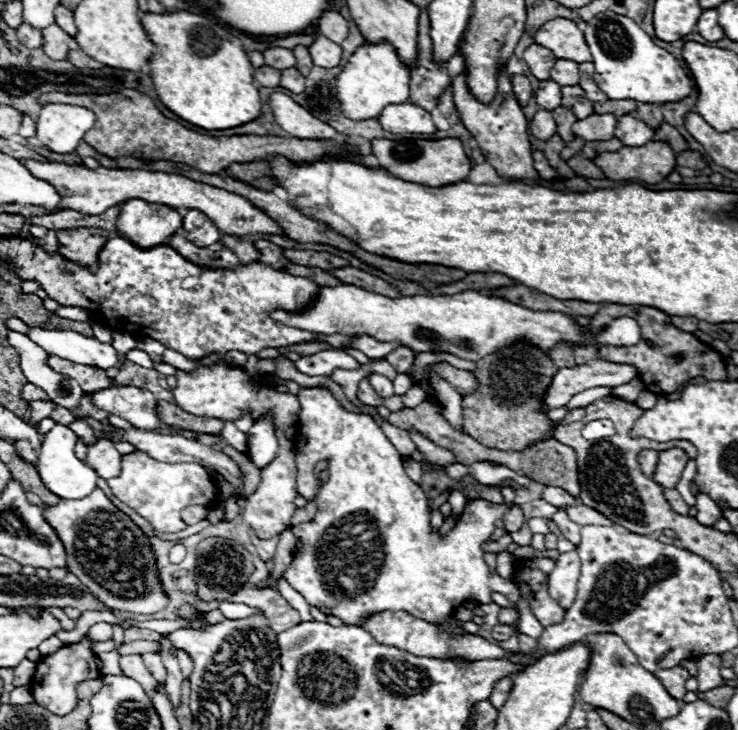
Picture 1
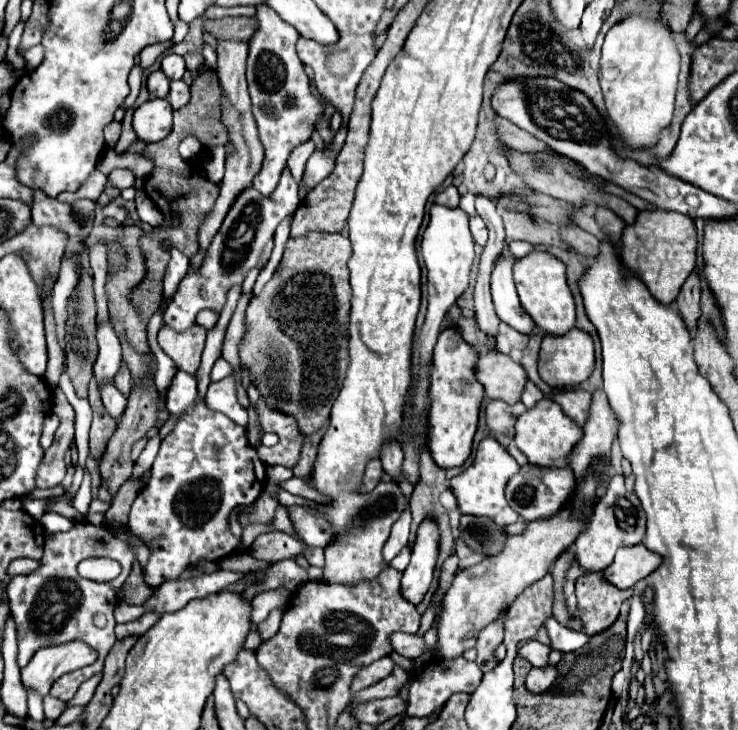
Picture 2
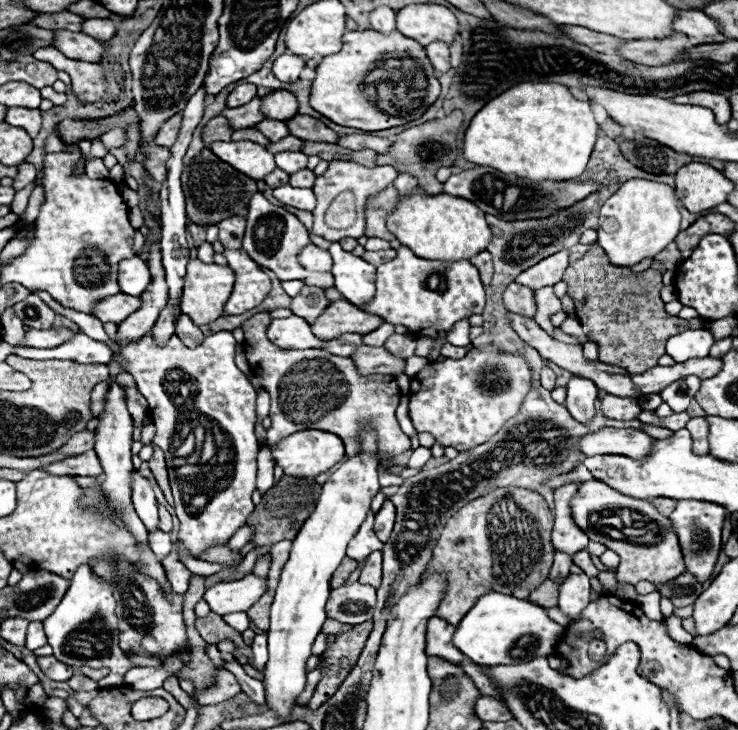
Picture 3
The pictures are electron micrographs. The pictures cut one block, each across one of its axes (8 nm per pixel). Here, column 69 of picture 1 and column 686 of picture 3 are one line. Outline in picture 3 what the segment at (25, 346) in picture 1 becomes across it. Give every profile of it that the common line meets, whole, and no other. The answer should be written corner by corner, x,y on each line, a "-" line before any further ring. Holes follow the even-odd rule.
688,376
684,380
676,380
672,382
668,388
664,388
660,392
662,400
674,410
674,412
684,412
690,404
690,400
696,396
696,392
700,390
700,378
696,376

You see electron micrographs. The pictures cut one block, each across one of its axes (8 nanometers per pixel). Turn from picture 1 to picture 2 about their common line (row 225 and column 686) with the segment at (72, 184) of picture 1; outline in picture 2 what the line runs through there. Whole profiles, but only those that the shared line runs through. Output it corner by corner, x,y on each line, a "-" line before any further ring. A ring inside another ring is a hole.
640,210
632,226
622,232
622,262
648,286
652,296
670,304
678,296
680,286
696,266
698,232
694,220
686,214
676,214
670,210

